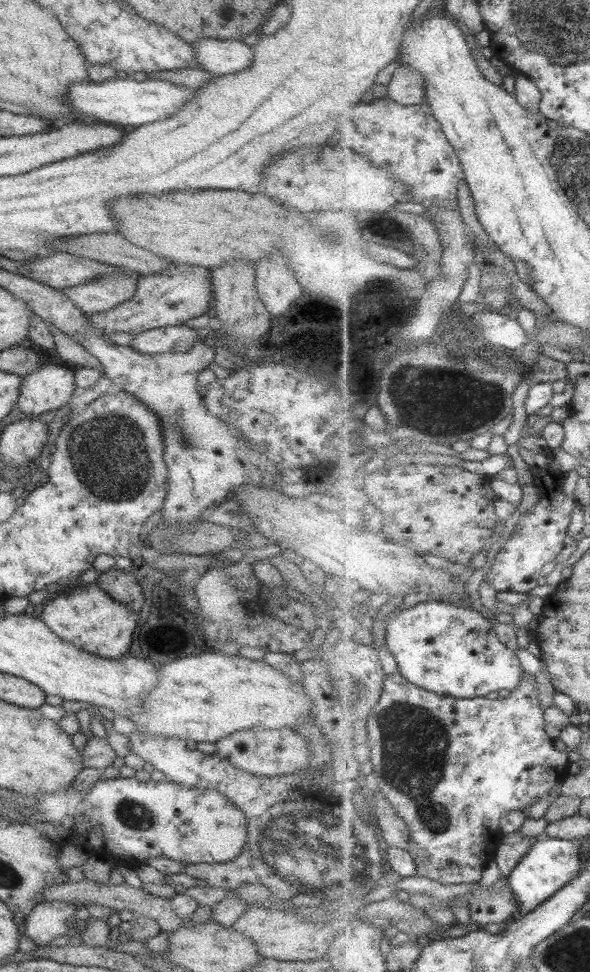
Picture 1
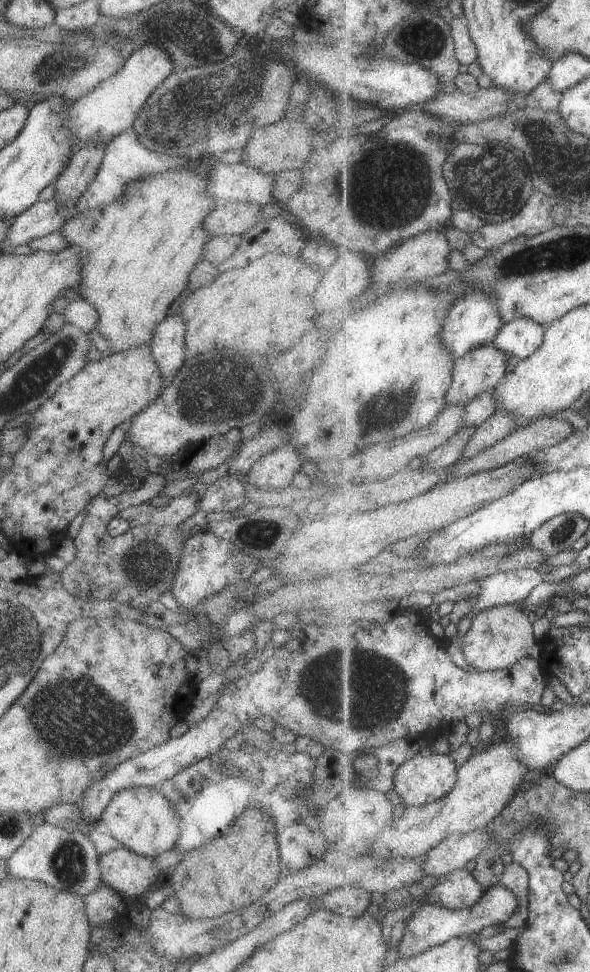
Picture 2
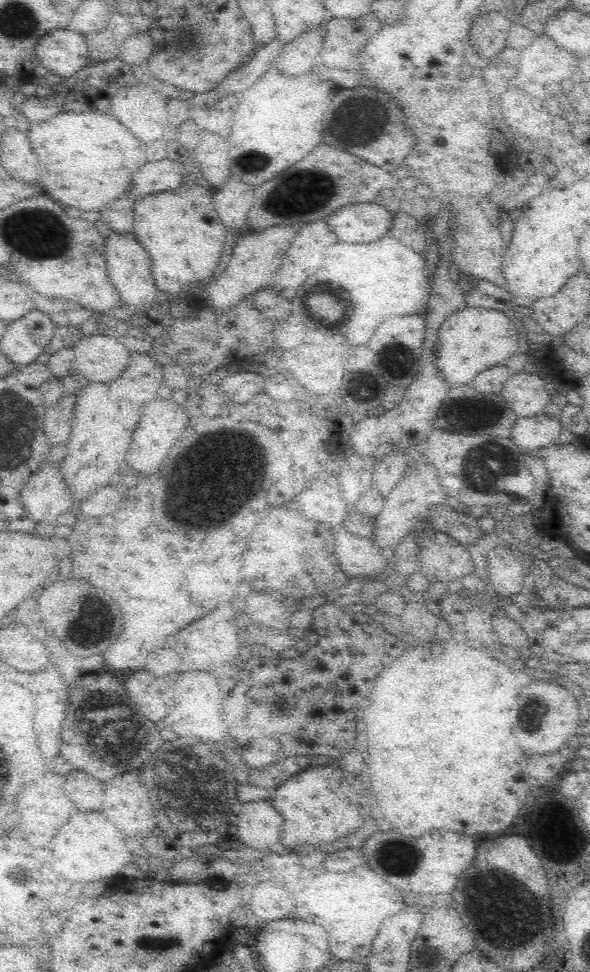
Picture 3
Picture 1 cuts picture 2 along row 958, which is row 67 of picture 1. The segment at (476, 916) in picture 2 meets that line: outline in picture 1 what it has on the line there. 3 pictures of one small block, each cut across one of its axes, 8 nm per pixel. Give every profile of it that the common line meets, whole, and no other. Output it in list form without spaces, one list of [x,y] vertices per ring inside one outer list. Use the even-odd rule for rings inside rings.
[[[399,66],[387,86],[387,96],[403,105],[420,105],[426,102],[424,80],[418,70]]]

